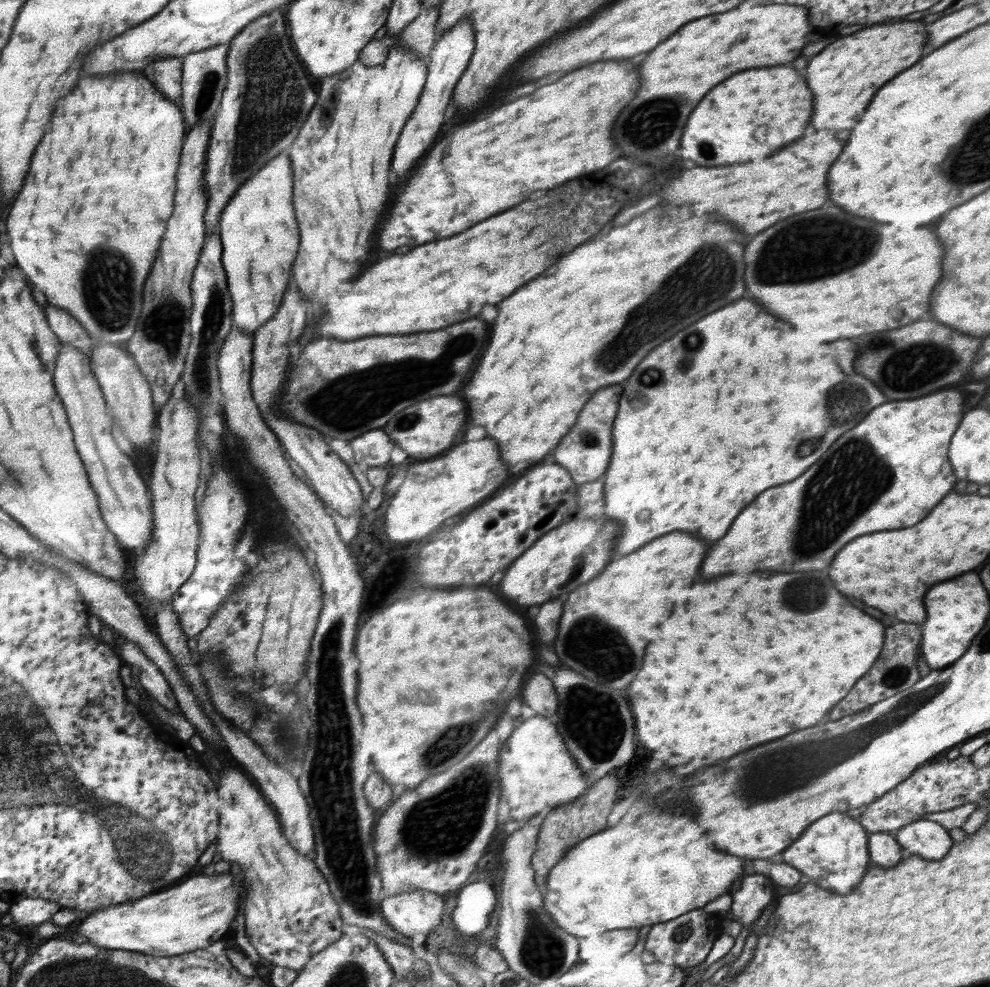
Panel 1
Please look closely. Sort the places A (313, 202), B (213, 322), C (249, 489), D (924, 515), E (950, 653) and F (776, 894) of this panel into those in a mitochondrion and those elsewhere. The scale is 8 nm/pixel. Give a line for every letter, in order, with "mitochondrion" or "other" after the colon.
A: mitochondrion
B: mitochondrion
C: other
D: other
E: other
F: other

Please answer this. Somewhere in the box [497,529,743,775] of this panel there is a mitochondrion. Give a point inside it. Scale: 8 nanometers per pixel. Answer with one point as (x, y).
(589, 724)

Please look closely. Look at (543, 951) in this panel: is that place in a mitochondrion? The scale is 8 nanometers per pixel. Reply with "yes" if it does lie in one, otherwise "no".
yes

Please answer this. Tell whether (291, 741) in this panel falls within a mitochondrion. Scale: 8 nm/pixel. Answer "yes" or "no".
yes

